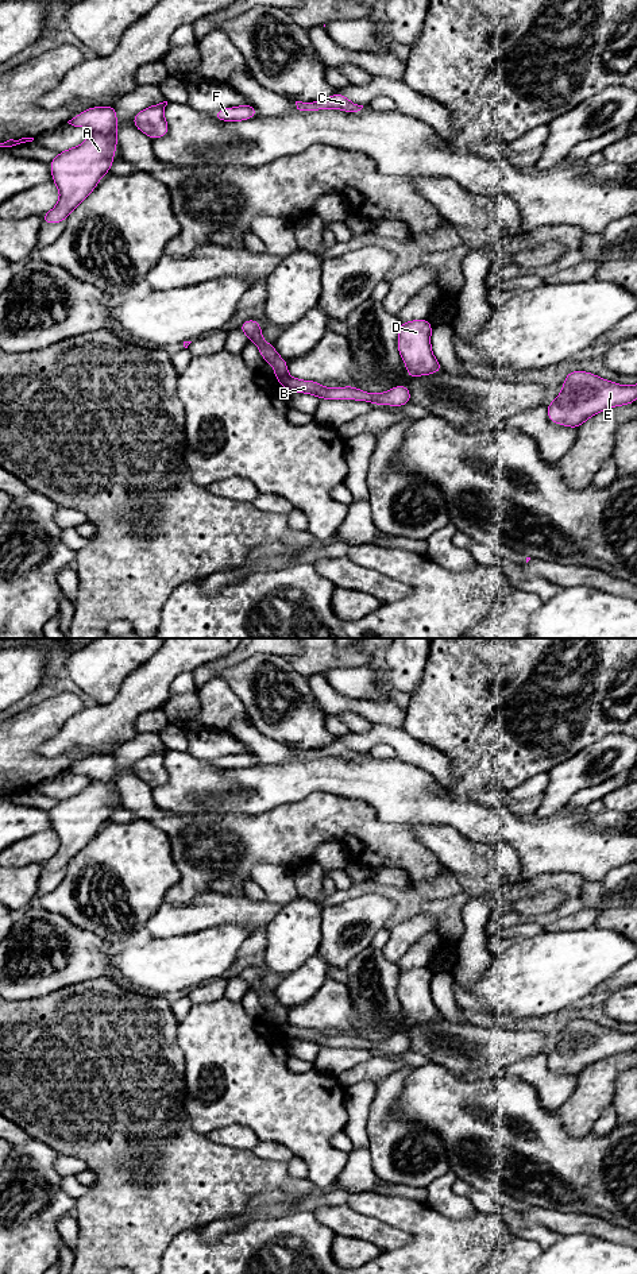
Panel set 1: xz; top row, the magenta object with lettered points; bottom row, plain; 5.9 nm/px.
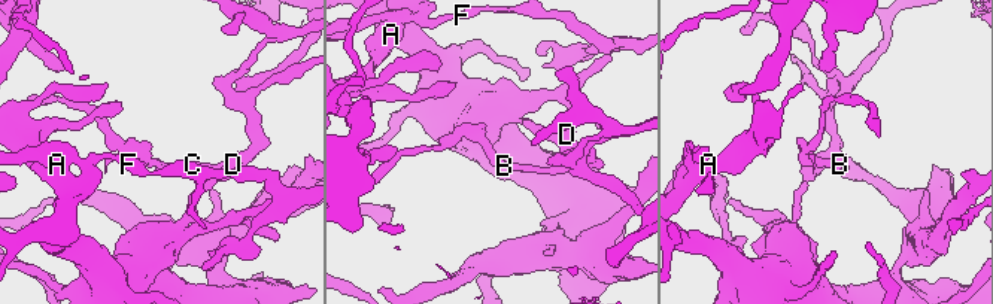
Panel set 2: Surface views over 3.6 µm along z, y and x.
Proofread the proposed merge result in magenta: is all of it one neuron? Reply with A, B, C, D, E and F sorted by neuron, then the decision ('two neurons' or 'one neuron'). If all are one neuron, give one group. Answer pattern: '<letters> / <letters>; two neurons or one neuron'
A B D / C E F; two neurons

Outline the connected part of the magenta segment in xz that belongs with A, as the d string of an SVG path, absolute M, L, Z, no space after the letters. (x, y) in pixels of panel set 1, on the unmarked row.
M92 779L85 791L58 800L49 812L61 845L58 852L40 865L42 872L67 866L109 819L117 792L115 781Z

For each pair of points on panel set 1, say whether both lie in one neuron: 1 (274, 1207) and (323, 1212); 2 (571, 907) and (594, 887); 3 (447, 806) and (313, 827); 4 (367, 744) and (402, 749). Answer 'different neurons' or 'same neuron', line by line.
1: different neurons
2: different neurons
3: different neurons
4: same neuron

